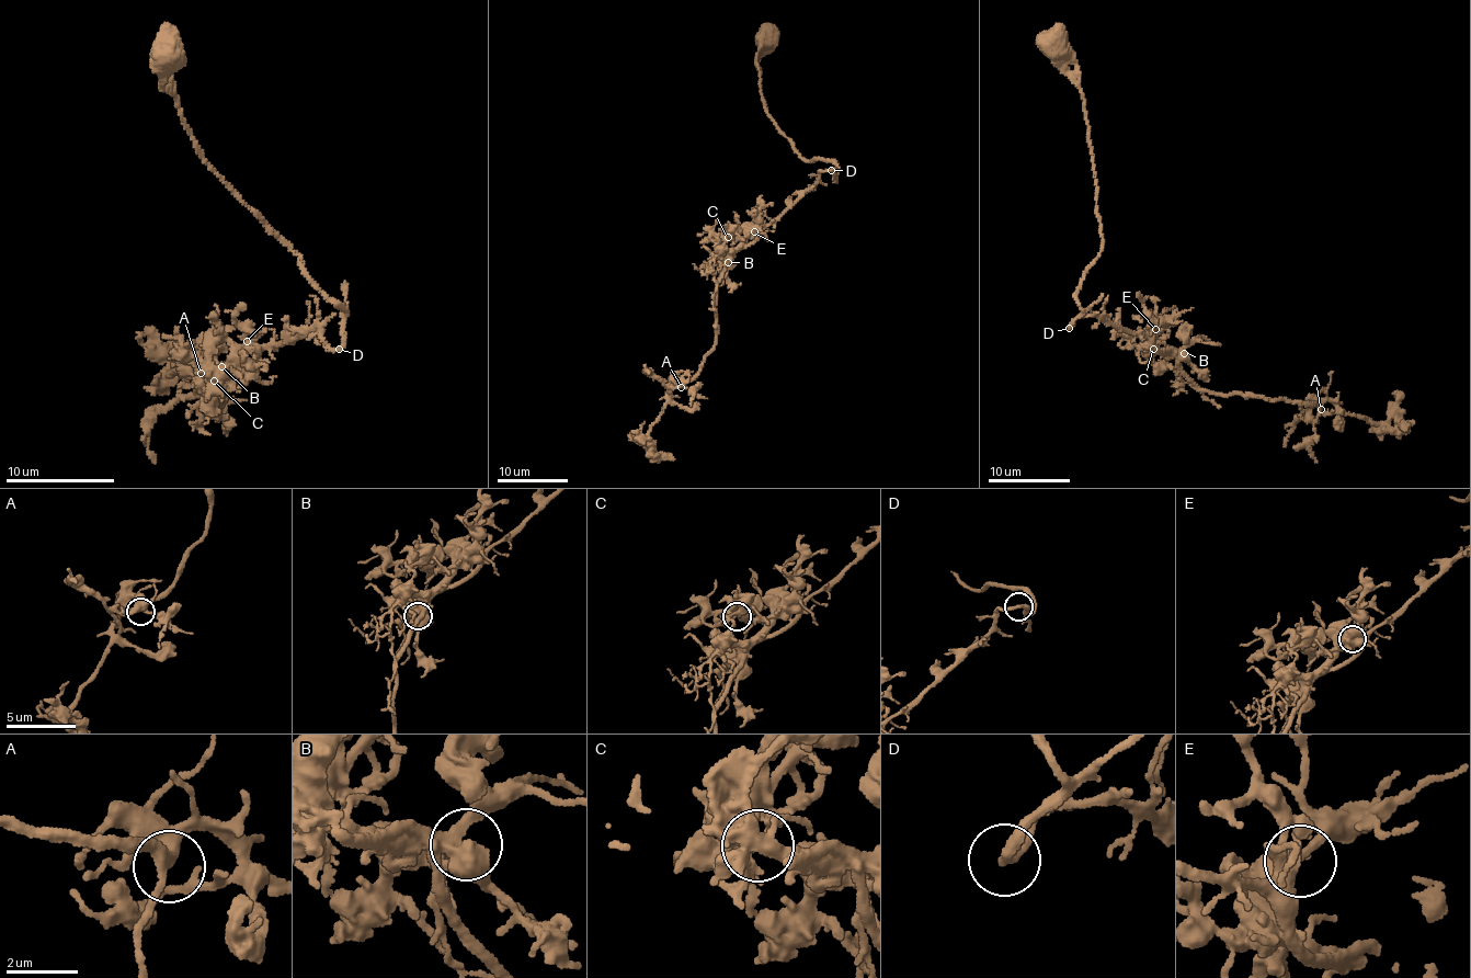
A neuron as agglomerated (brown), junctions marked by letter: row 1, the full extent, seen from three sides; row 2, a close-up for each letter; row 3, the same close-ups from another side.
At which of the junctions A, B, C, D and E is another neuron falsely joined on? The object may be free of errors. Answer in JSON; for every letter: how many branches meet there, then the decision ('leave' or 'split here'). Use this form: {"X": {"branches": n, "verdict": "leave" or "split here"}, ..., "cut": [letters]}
{"A": {"branches": 3, "verdict": "leave"}, "B": {"branches": 6, "verdict": "leave"}, "C": {"branches": 2, "verdict": "leave"}, "D": {"branches": 2, "verdict": "leave"}, "E": {"branches": 3, "verdict": "leave"}, "cut": []}

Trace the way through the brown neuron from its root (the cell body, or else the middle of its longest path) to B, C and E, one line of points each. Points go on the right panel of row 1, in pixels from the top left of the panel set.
B: (1050, 45), (1082, 94), (1102, 239), (1071, 328), (1094, 315), (1159, 351), (1184, 353)
C: (1050, 45), (1082, 94), (1102, 239), (1075, 296), (1082, 315), (1070, 327), (1094, 315), (1151, 332), (1153, 349)
E: (1050, 45), (1082, 94), (1102, 239), (1075, 296), (1082, 315), (1070, 327), (1094, 315), (1139, 333), (1155, 329)

